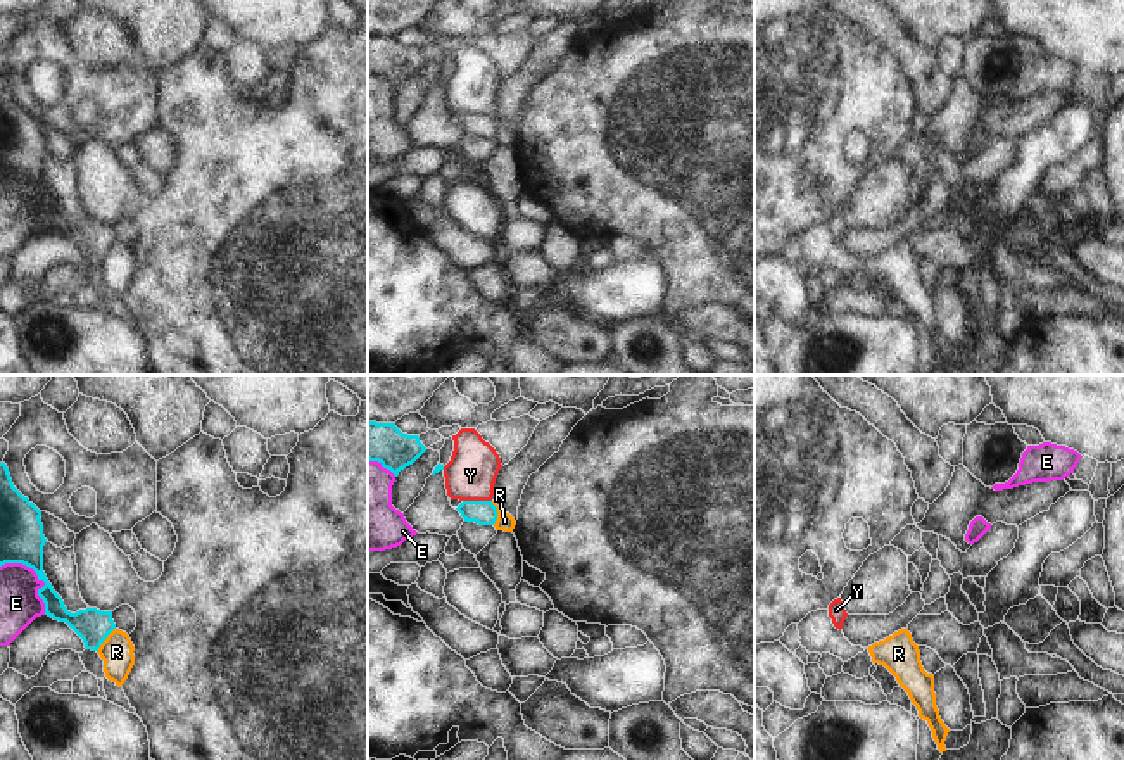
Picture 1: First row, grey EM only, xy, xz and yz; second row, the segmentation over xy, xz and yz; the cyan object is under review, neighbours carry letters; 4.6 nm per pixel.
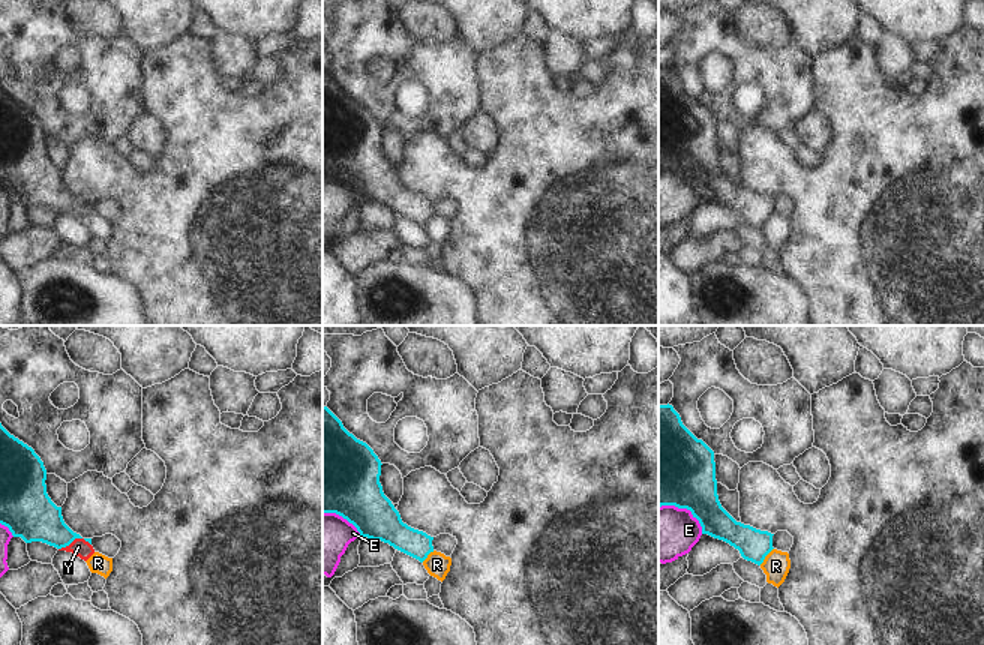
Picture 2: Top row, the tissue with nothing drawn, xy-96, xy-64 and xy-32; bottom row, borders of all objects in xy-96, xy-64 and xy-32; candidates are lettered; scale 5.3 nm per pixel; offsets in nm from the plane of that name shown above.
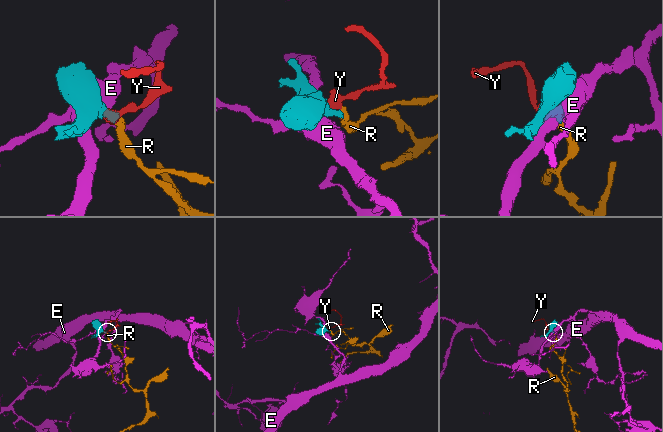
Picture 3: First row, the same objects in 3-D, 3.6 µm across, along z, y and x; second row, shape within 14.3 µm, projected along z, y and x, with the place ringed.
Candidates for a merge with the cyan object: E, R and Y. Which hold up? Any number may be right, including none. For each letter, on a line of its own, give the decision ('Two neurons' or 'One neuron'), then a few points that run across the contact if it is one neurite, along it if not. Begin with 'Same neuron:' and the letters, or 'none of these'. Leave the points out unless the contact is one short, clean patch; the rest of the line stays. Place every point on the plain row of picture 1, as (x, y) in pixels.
Same neuron: none of these
E: Two neurons
R: Two neurons. Line: xy (114, 240), (97, 265)
Y: Two neurons. Line: xz (463, 113), (491, 114).

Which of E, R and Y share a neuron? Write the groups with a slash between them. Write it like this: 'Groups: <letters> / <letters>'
Groups: E / R Y.

